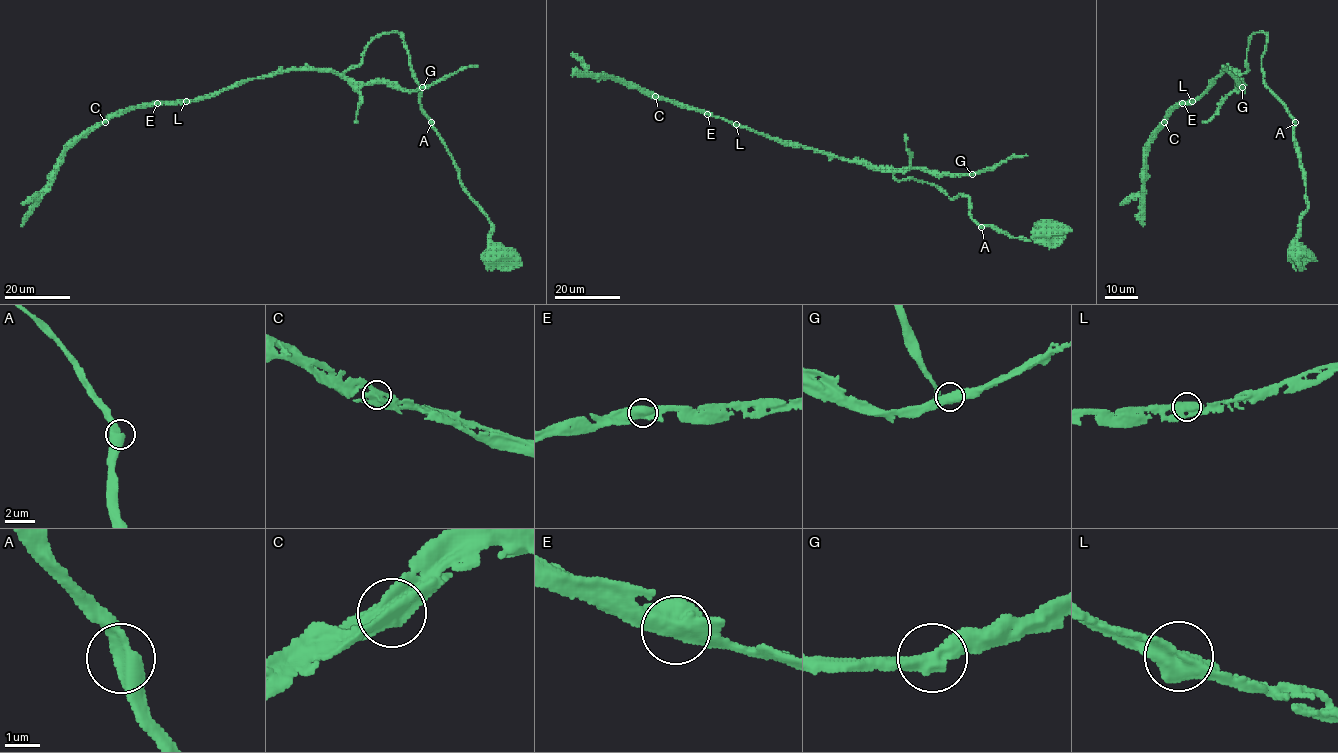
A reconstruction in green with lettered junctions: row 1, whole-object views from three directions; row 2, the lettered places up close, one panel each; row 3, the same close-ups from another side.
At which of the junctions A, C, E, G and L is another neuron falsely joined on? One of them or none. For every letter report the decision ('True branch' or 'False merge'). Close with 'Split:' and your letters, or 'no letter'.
A: True branch
C: True branch
E: True branch
G: True branch
L: True branch
Split: no letter

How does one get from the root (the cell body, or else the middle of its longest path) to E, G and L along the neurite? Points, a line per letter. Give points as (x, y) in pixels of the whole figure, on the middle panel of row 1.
E: (1044, 230), (1012, 237), (976, 222), (963, 194), (951, 199), (926, 182), (707, 114)
G: (1044, 230), (1012, 237), (976, 222), (963, 194), (951, 199), (892, 176), (906, 168), (972, 174)
L: (1044, 230), (1012, 237), (976, 222), (963, 194), (951, 199), (926, 182), (735, 124)

